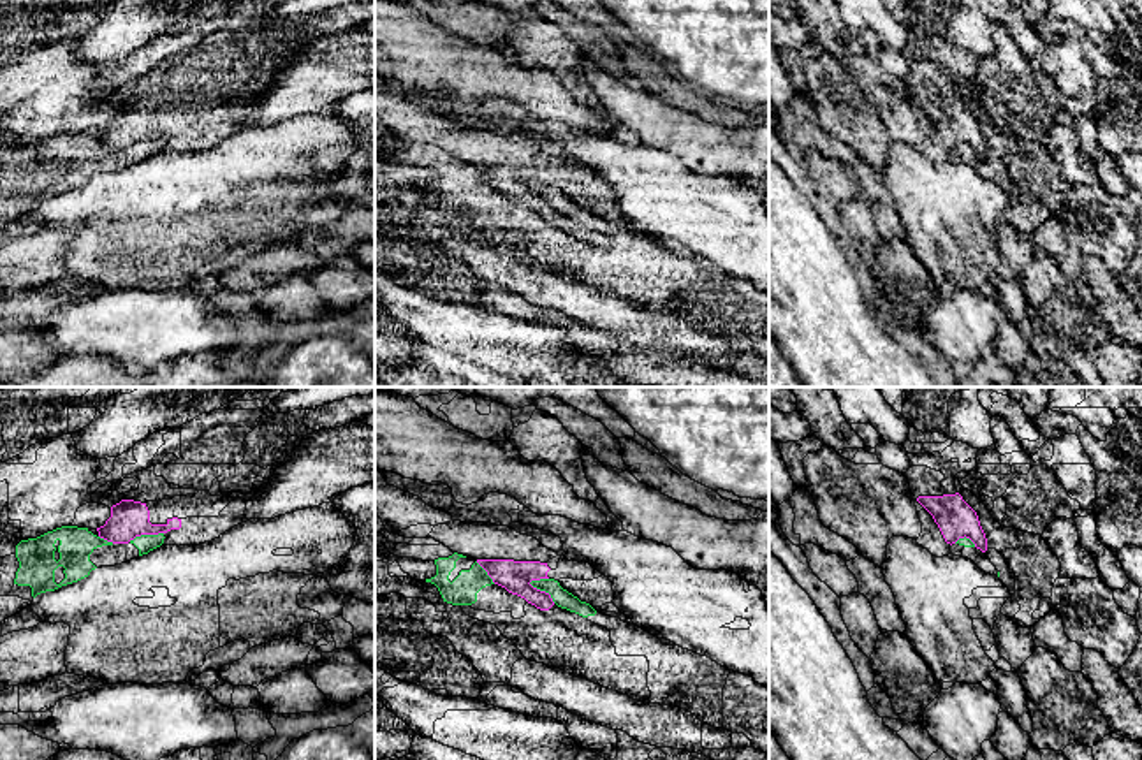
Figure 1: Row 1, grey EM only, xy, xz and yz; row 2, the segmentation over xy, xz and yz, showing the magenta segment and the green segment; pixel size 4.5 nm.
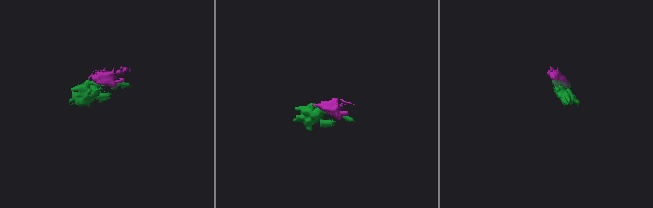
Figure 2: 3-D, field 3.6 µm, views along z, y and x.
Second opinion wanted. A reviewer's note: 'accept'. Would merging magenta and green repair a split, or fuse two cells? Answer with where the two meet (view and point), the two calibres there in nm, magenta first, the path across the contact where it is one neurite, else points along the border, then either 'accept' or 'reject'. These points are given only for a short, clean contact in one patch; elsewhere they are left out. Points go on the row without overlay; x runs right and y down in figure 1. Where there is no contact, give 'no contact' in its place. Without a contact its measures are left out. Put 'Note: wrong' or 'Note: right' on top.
Note: wrong
meets magenta in xz at (542, 197); 140 nm thick on the magenta side, 80 nm on the other; border along xz (528, 189), (544, 196), (555, 208); reject

